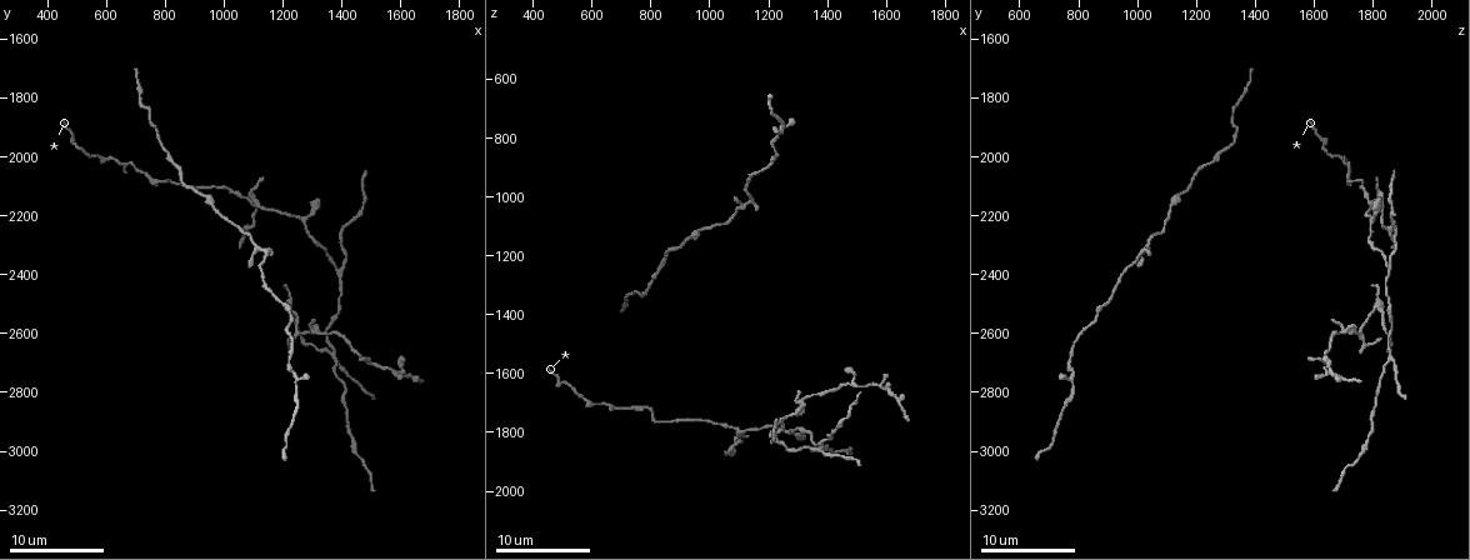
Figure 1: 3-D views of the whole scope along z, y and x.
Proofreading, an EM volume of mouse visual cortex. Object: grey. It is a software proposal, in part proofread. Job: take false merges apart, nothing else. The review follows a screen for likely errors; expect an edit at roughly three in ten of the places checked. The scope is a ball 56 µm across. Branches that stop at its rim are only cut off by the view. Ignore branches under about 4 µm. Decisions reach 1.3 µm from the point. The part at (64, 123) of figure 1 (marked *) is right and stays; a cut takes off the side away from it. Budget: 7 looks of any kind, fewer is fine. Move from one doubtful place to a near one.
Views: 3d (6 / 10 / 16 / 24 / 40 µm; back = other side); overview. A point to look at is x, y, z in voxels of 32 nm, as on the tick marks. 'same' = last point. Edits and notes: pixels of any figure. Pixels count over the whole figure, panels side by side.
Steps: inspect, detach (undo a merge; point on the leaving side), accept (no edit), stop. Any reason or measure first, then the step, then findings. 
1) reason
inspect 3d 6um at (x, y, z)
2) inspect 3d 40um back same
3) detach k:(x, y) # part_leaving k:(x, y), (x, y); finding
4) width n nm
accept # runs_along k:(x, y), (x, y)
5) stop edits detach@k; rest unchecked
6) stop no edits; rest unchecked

calibre changes
inspect 3d 10um at (790, 2090, 1730)

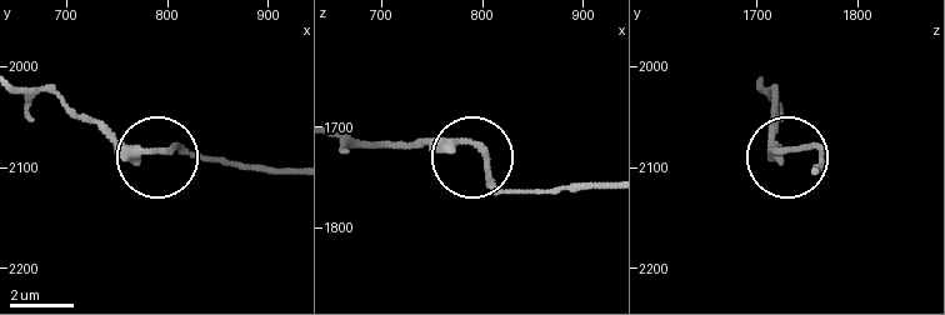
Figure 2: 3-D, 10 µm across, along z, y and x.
inspect 3d 10um back at (798, 2084, 1722)

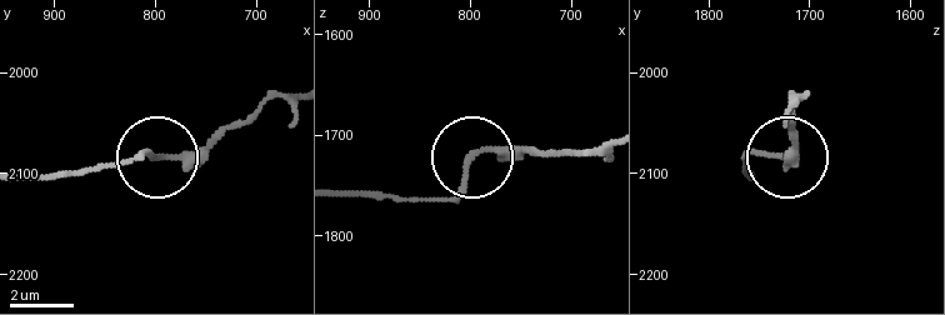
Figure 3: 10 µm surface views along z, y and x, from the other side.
width 190 nm
accept # runs_along 3:(290, 95), (201, 146), (108, 165); continuous, no second neuron

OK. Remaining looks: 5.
four-way junction
inspect 3d 10um at (1100, 2150, 1810)

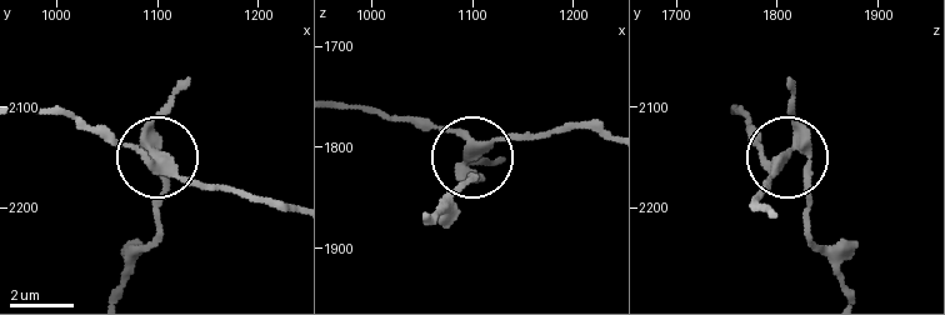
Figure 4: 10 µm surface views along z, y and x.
arms 4
detach 4:(169, 100) # part_leaving 4:(150, 150), (163, 195), (153, 235), (120, 293); a second neuron is stuck on

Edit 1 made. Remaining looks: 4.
inspect overview

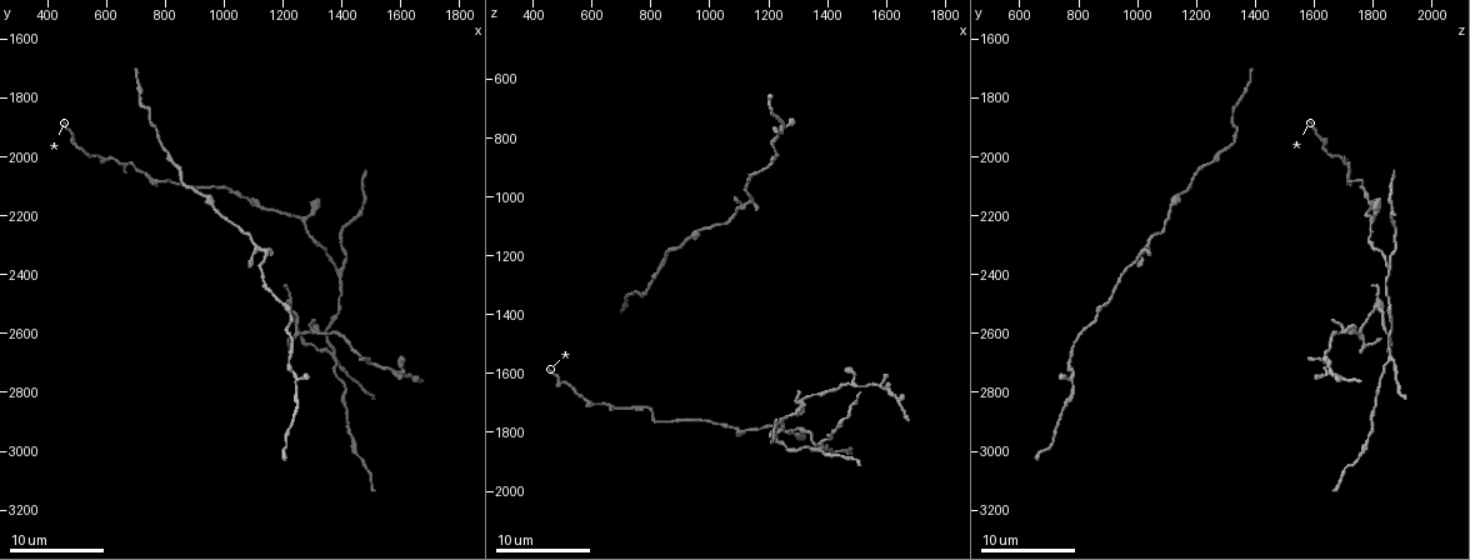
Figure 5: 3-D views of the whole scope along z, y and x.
sudden change in width
inspect 3d 10um at (940, 2130, 1140)

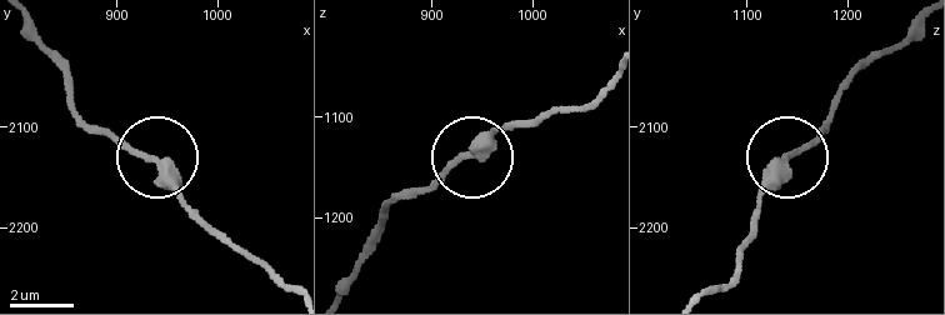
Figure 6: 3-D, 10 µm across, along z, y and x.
accept # continuous, no second neuron

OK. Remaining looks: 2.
stop edits detach@4; rest unchecked

